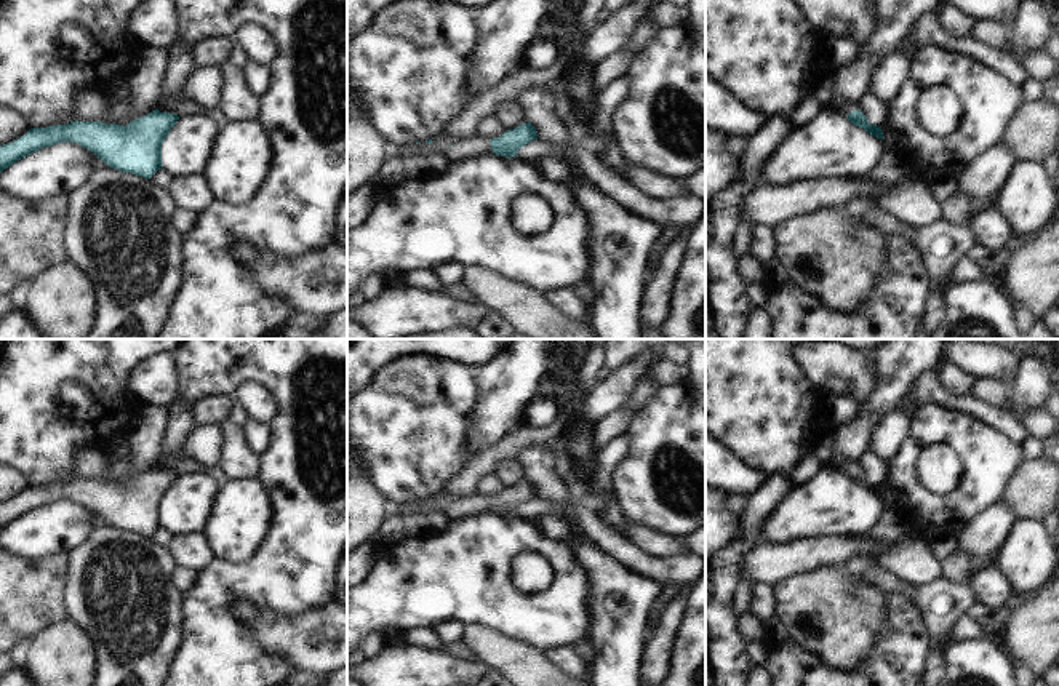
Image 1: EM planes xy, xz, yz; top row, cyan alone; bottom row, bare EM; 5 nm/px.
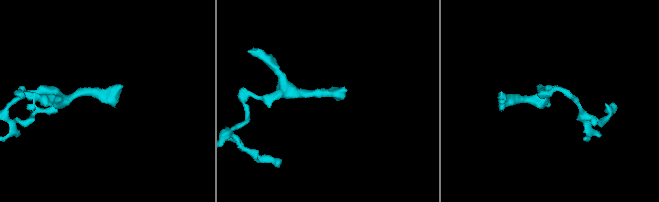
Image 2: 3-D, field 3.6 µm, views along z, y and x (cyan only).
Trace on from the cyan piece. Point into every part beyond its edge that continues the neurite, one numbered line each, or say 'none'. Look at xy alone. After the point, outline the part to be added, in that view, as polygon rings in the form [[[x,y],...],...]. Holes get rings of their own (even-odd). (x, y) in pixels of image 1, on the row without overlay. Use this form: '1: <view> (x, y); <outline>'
none

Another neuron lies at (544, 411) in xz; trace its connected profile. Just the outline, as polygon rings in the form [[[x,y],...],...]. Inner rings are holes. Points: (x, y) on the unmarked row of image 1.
[[[534,397],[530,406],[525,409],[525,421],[528,427],[549,427],[561,414],[560,405],[557,400]]]

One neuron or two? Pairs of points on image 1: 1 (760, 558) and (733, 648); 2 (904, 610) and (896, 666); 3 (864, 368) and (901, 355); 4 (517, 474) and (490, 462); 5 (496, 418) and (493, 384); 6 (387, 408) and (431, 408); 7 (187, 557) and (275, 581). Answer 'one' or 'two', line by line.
1: two
2: one
3: two
4: two
5: one
6: one
7: two

